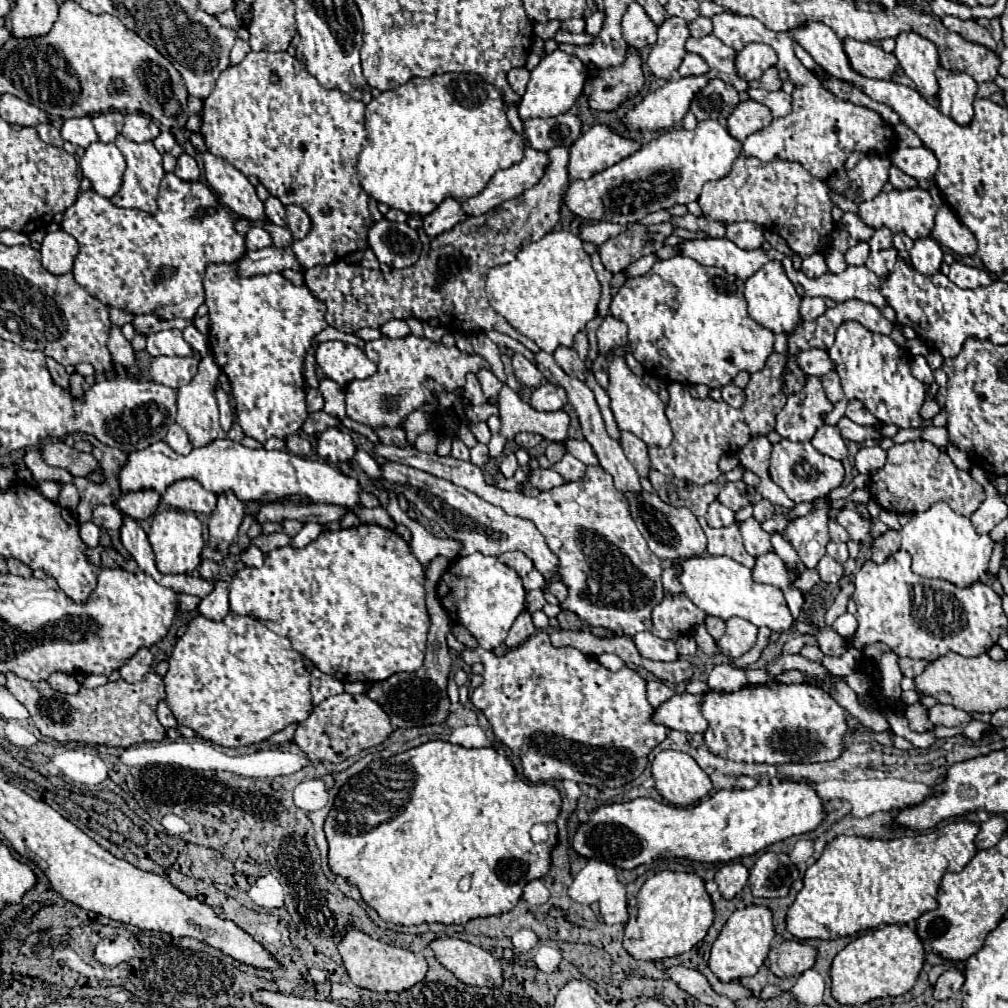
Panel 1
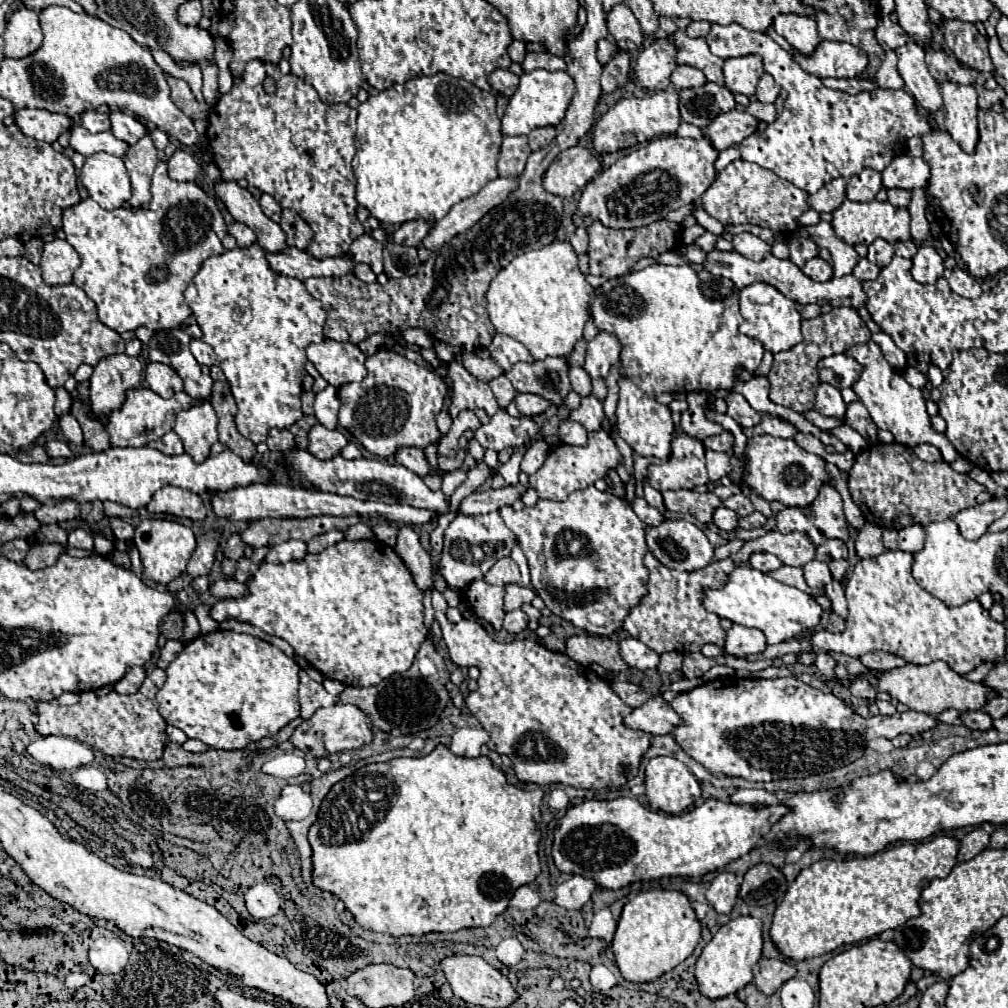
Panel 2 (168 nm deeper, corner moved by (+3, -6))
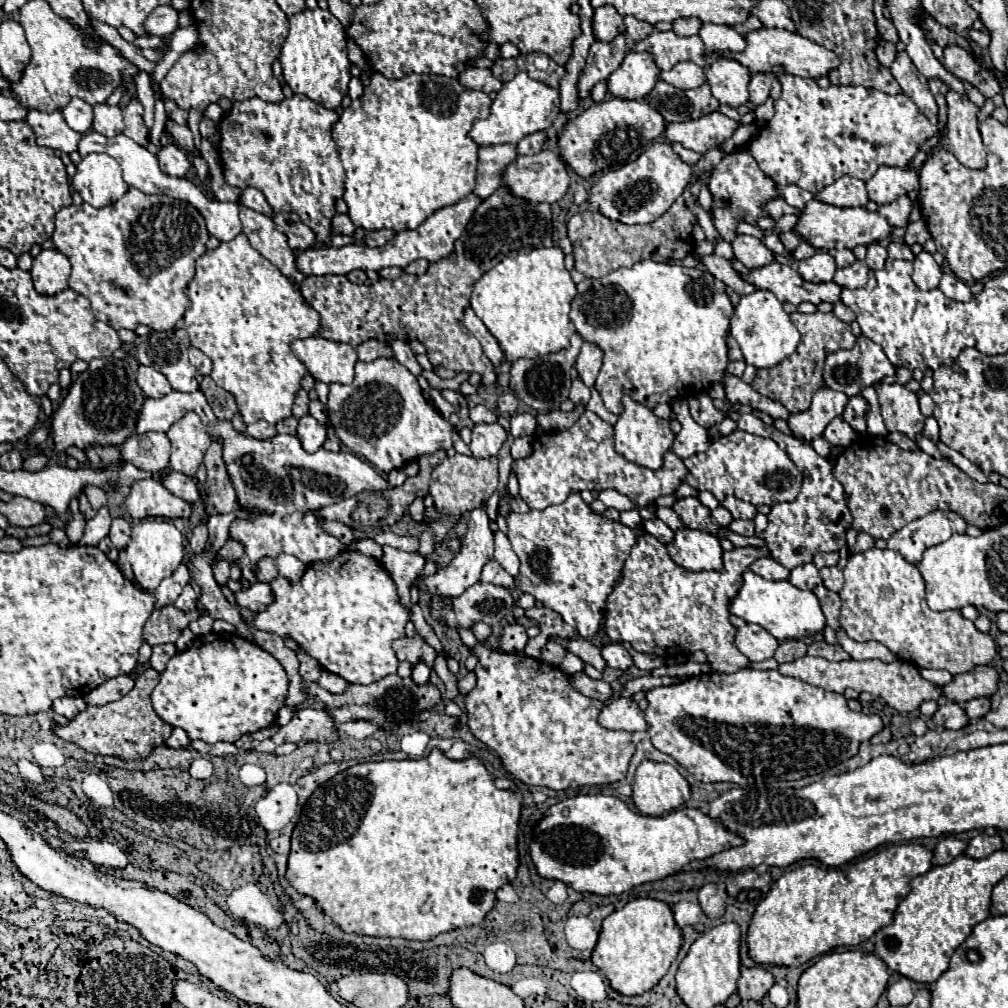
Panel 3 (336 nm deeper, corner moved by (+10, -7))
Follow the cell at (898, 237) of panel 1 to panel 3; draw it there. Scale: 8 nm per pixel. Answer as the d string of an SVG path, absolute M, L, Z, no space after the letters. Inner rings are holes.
M891 242L887 247L888 257L892 259L904 259L913 261L915 255L911 248L903 242Z

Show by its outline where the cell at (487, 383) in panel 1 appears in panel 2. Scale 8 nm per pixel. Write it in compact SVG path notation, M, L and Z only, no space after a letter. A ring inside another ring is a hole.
M505 375L491 379L491 381L489 381L489 387L493 389L493 393L495 393L497 403L499 403L501 409L505 409L505 407L515 399L515 395L517 395L517 391L513 389L511 381L509 381Z

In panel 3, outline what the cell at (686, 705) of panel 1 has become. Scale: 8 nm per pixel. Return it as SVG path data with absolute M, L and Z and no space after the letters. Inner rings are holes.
M616 698L600 712L600 724L608 730L646 732L650 726L644 720L644 712L632 698Z

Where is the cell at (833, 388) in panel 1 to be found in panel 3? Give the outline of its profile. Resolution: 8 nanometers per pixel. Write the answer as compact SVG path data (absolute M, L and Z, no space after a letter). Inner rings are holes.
M820 388L814 392L812 396L812 404L806 412L794 414L790 430L804 438L806 442L818 438L824 434L826 426L844 412L844 406L848 402L848 396L844 392L836 392L836 390L828 390L828 388Z

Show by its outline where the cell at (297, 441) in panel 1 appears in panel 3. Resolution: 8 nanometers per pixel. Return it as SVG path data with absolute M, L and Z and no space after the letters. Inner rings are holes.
M260 420L260 422L254 422L254 424L246 426L246 434L250 438L256 438L256 440L272 440L278 432L276 432L276 428L272 424Z

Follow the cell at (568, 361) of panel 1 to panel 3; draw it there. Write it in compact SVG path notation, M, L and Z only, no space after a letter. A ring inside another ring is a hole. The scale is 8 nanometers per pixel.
M576 378L572 382L572 388L570 388L570 400L574 404L586 404L590 400L590 390L584 386L584 382L580 378Z

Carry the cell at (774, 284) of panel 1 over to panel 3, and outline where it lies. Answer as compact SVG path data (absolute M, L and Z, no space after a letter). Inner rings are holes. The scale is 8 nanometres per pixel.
M754 290L752 294L740 296L738 306L734 308L730 334L736 338L746 364L752 364L756 368L776 366L786 356L794 354L800 342L800 332L792 324L790 316L784 312L782 302L778 302L778 298L768 290Z

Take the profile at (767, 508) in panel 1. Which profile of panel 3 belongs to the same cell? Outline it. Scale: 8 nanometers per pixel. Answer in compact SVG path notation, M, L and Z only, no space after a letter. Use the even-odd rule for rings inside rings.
M732 520L728 528L740 536L754 536L754 522L752 520Z

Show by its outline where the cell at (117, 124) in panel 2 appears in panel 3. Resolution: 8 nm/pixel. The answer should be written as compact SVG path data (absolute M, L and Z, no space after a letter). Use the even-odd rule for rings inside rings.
M96 104L94 106L94 122L92 130L104 134L104 136L116 136L124 132L124 118L122 110L118 106L108 106L108 104Z

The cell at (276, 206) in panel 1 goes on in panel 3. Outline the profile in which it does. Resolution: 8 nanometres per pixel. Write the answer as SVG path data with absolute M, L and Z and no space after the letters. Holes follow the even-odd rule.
M246 188L246 190L242 190L240 204L244 204L246 208L256 210L256 212L260 212L260 214L272 216L272 208L270 208L270 204L266 202L264 194L262 194L260 190L256 190L256 188Z

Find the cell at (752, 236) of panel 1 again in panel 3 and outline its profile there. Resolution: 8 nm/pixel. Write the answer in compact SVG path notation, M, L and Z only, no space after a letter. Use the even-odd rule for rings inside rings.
M736 236L732 248L734 248L734 256L750 270L766 266L774 258L774 254L762 244L762 240L754 236Z

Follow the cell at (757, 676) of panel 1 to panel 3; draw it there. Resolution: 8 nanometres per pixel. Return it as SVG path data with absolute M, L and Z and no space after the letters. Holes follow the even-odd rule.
M870 548L852 554L844 568L844 588L838 592L842 600L840 624L846 634L856 642L876 640L900 660L920 668L964 674L976 666L988 664L996 656L992 636L980 632L960 610L930 610L924 598L924 580L916 572L918 568L914 564L906 562L900 552L888 548Z

